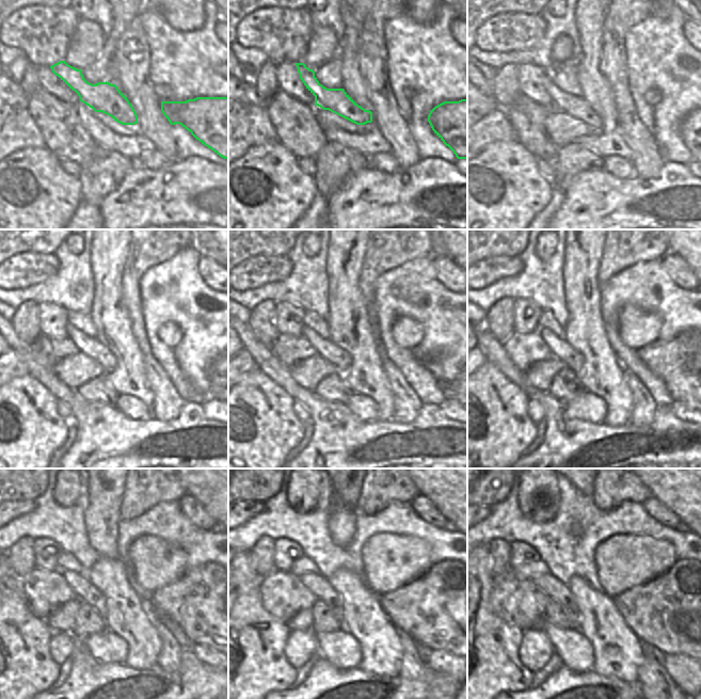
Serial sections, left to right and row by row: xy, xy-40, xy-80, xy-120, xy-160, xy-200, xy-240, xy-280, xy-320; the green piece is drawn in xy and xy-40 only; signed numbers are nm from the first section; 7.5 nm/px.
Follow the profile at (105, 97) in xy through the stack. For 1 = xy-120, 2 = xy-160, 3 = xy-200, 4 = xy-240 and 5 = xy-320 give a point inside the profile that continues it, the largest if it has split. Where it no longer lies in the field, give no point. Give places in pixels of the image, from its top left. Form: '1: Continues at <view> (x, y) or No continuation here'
1: Continues at xy-120 (91, 347)
2: Continues at xy-160 (324, 348)
3: Continues at xy-200 (559, 348)
4: Continues at xy-240 (80, 585)
5: Continues at xy-320 (555, 589)

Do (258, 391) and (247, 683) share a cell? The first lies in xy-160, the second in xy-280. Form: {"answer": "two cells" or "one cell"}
{"answer": "one cell"}

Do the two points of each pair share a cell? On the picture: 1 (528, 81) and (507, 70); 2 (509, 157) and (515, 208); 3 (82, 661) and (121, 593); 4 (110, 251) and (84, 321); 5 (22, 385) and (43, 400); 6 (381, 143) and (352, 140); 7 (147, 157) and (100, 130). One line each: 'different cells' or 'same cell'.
1: different cells
2: same cell
3: different cells
4: different cells
5: same cell
6: same cell
7: different cells

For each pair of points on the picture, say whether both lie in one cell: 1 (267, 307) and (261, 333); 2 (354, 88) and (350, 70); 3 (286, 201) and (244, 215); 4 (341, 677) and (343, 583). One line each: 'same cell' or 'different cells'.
1: same cell
2: same cell
3: same cell
4: different cells

